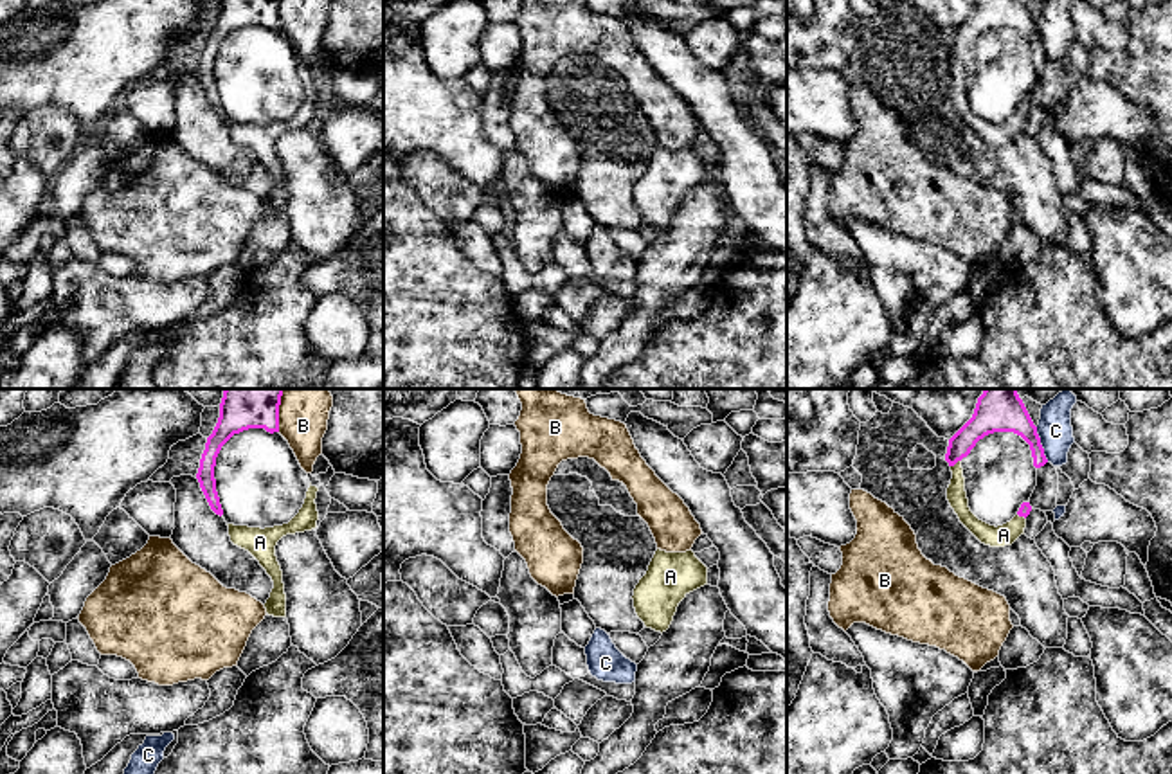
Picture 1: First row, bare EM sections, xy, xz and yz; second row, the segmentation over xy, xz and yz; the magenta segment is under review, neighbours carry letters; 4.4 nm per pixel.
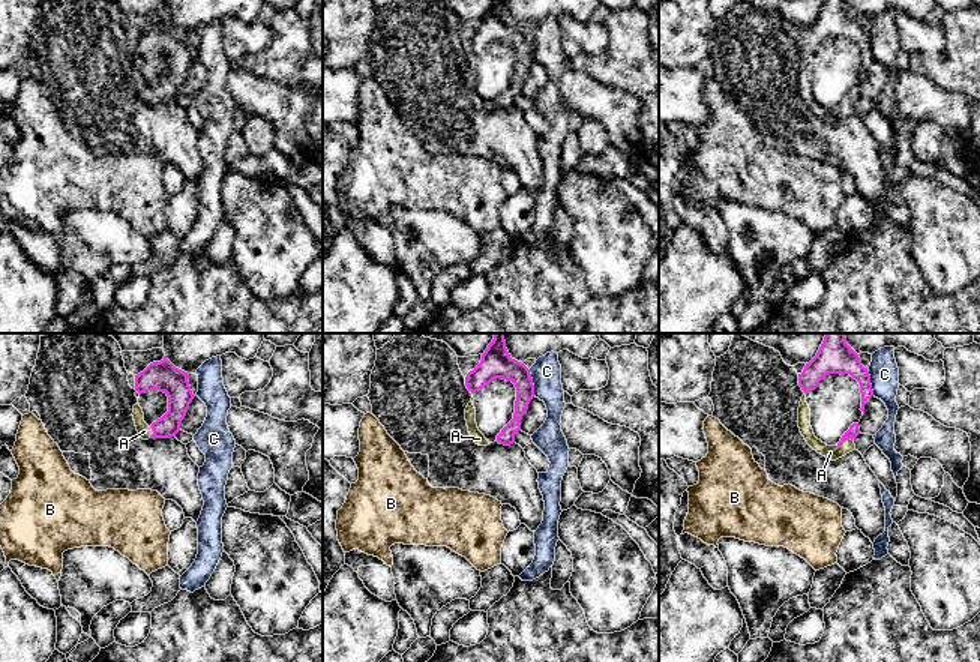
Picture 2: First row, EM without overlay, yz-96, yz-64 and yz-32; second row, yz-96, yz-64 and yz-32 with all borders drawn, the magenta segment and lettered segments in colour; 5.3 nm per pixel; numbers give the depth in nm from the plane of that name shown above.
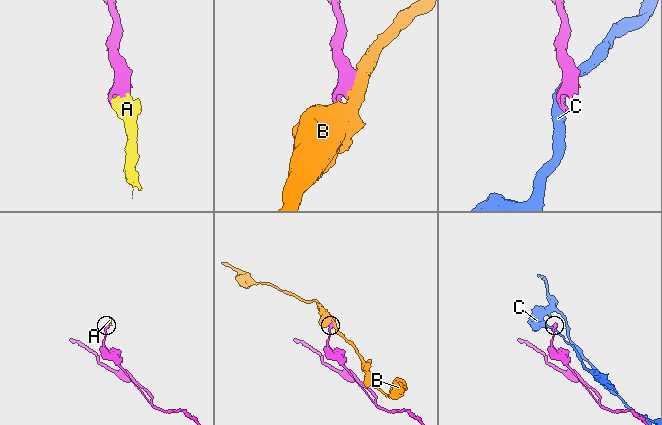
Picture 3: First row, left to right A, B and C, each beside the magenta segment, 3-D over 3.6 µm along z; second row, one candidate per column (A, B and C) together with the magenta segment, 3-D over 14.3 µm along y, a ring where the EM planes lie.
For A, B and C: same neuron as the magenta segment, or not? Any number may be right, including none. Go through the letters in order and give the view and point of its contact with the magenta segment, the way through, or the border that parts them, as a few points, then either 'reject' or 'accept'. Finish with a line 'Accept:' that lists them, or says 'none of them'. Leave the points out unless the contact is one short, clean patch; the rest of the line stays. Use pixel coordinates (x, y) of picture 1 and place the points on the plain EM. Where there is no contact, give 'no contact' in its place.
A: contact yz (955, 60); accept
B: contact xy (278, 15); reject
C: contact yz (1041, 42); border yz (1036, 24), (1048, 58); reject
Accept: A

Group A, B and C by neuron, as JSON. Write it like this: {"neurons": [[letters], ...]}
{"neurons": [["A"], ["B"], ["C"]]}

